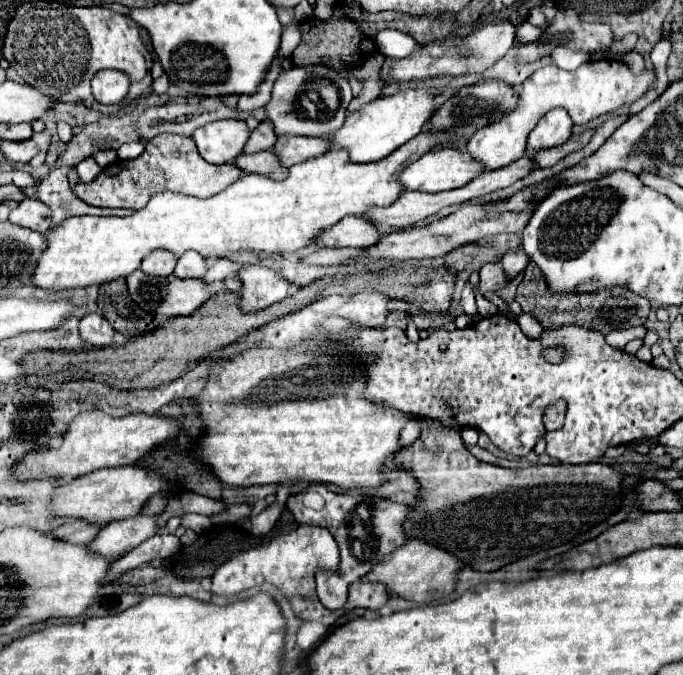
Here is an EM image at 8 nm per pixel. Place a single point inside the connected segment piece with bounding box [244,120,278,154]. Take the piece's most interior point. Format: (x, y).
(263, 138)

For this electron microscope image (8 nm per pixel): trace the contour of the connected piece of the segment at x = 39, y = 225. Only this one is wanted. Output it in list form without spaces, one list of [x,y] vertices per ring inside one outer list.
[[[24,198],[10,212],[10,222],[36,230],[40,234],[46,234],[50,230],[50,218],[52,218],[50,208],[44,202],[40,202],[38,198]]]

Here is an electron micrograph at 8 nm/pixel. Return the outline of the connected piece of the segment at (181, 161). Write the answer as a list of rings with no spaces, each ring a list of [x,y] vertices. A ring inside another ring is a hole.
[[[160,134],[148,142],[142,156],[134,160],[118,160],[114,166],[98,174],[98,178],[94,178],[92,182],[88,184],[80,182],[72,190],[86,204],[104,206],[104,208],[138,210],[138,208],[144,208],[156,192],[170,190],[178,194],[190,194],[196,198],[206,198],[222,192],[226,186],[234,184],[242,176],[244,172],[234,164],[222,164],[222,166],[208,164],[198,154],[198,148],[192,138],[176,136],[176,134]],[[194,176],[196,176],[196,184],[194,184]]]

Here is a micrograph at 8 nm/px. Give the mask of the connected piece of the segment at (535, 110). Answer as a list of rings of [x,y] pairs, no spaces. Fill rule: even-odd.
[[[588,60],[574,72],[566,72],[554,64],[548,64],[536,70],[522,84],[522,92],[518,94],[518,106],[514,110],[508,110],[500,120],[478,130],[468,140],[466,150],[488,170],[504,168],[526,154],[526,138],[548,110],[558,106],[572,106],[574,124],[586,124],[592,118],[614,112],[624,104],[636,102],[652,84],[652,76],[654,72],[650,70],[636,76],[630,72],[630,68],[624,62],[618,60]]]

